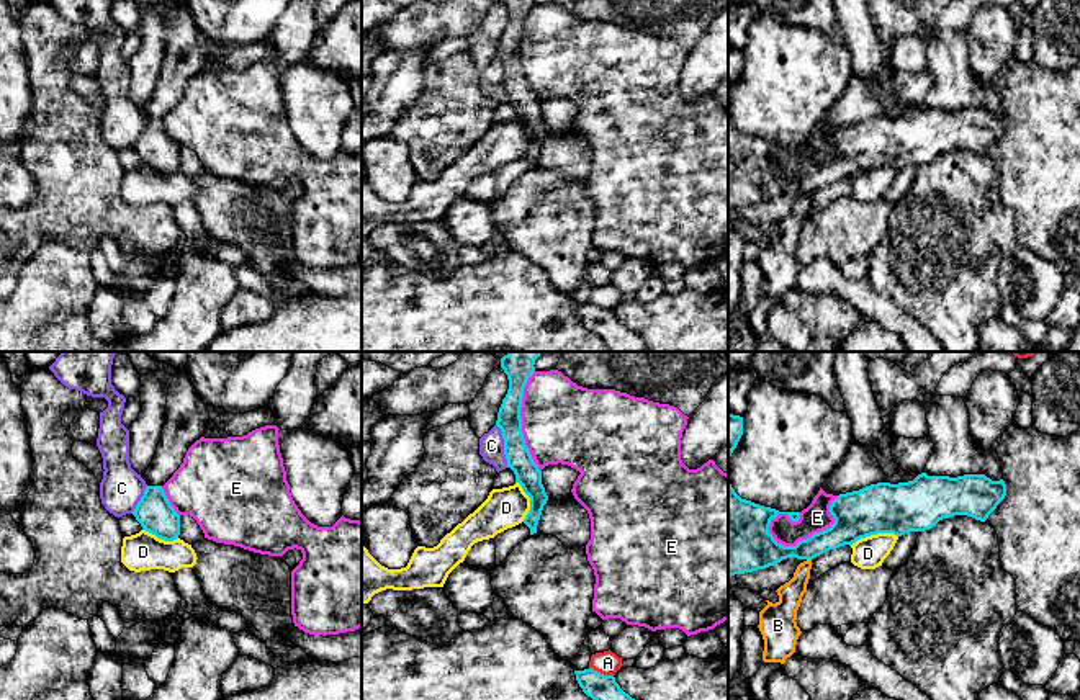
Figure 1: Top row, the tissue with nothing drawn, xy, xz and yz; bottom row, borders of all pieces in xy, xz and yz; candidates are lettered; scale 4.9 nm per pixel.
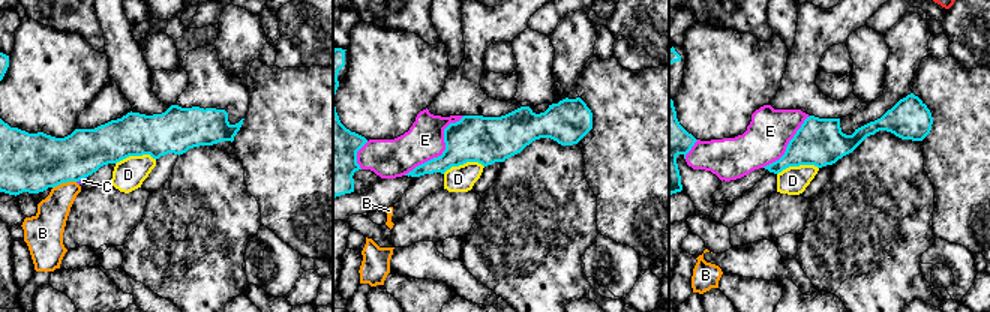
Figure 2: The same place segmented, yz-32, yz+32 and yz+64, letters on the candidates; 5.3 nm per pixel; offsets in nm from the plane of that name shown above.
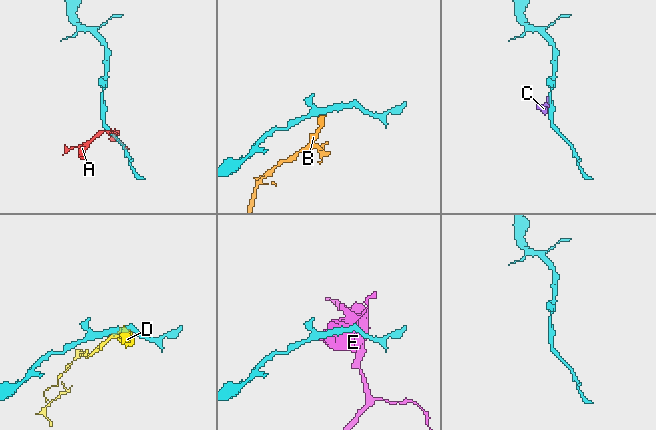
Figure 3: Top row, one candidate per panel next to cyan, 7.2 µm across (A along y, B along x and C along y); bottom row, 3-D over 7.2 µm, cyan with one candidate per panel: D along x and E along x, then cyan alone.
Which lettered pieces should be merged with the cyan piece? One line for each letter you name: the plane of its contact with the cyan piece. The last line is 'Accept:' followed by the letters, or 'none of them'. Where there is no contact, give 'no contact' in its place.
Accept: none of them

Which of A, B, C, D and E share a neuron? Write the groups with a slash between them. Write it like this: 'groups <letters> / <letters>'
groups A B C / D / E

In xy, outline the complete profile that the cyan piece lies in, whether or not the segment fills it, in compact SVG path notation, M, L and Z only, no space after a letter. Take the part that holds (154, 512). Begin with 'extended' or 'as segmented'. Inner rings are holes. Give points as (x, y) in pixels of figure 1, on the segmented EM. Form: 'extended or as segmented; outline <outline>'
as segmented; outline M147 486L133 515L142 530L160 540L173 541L180 535L180 515L170 505L162 486Z

